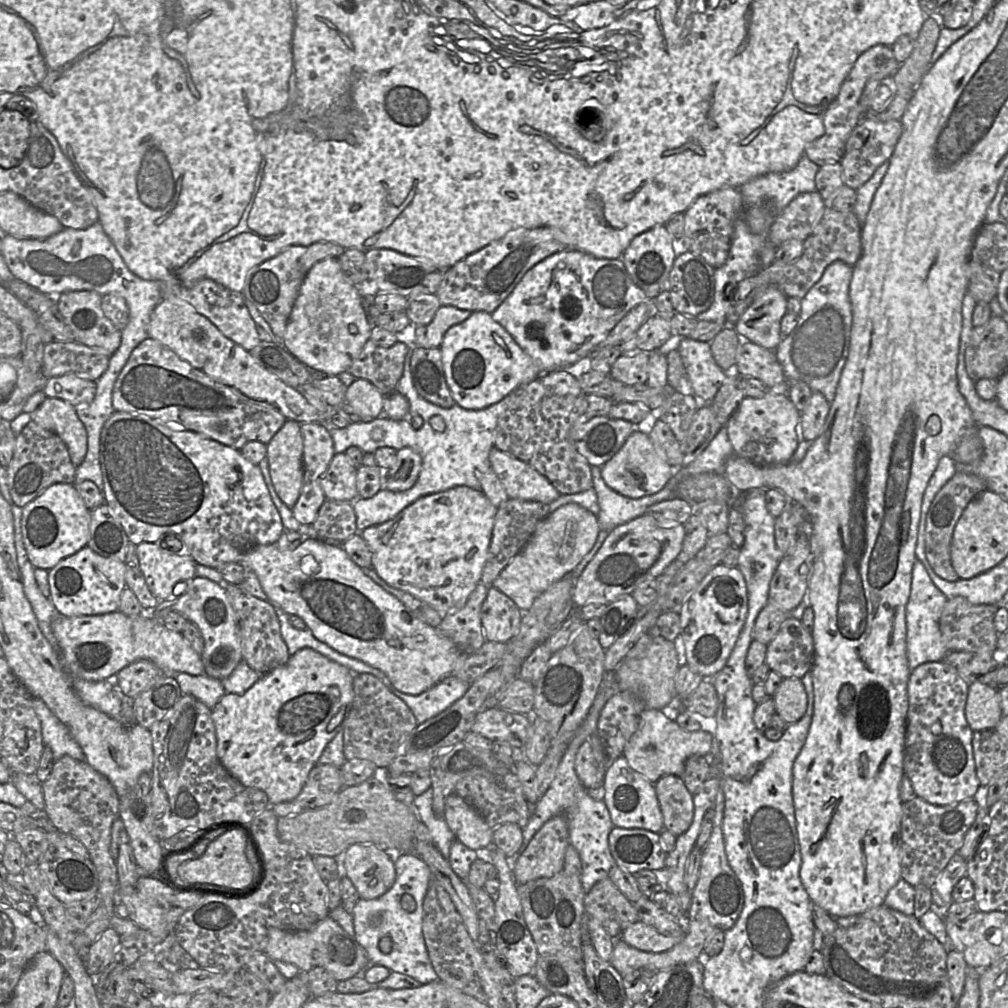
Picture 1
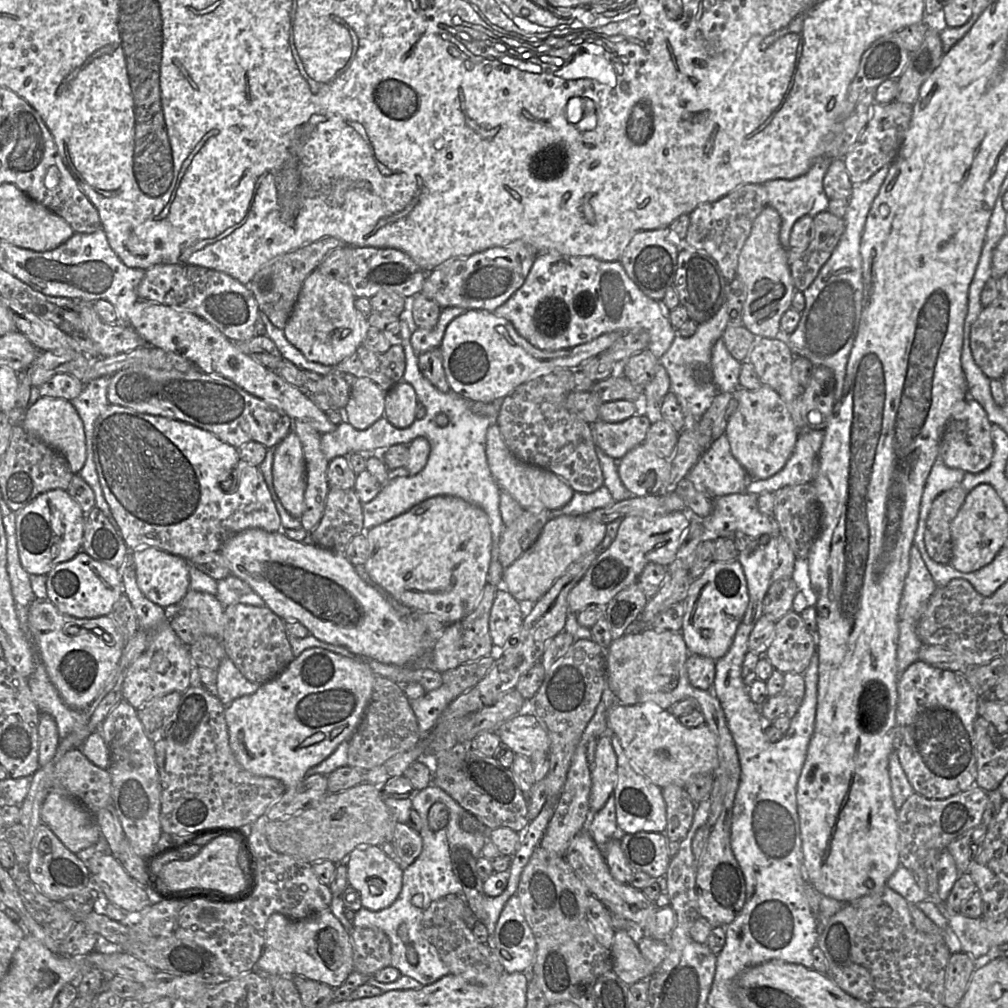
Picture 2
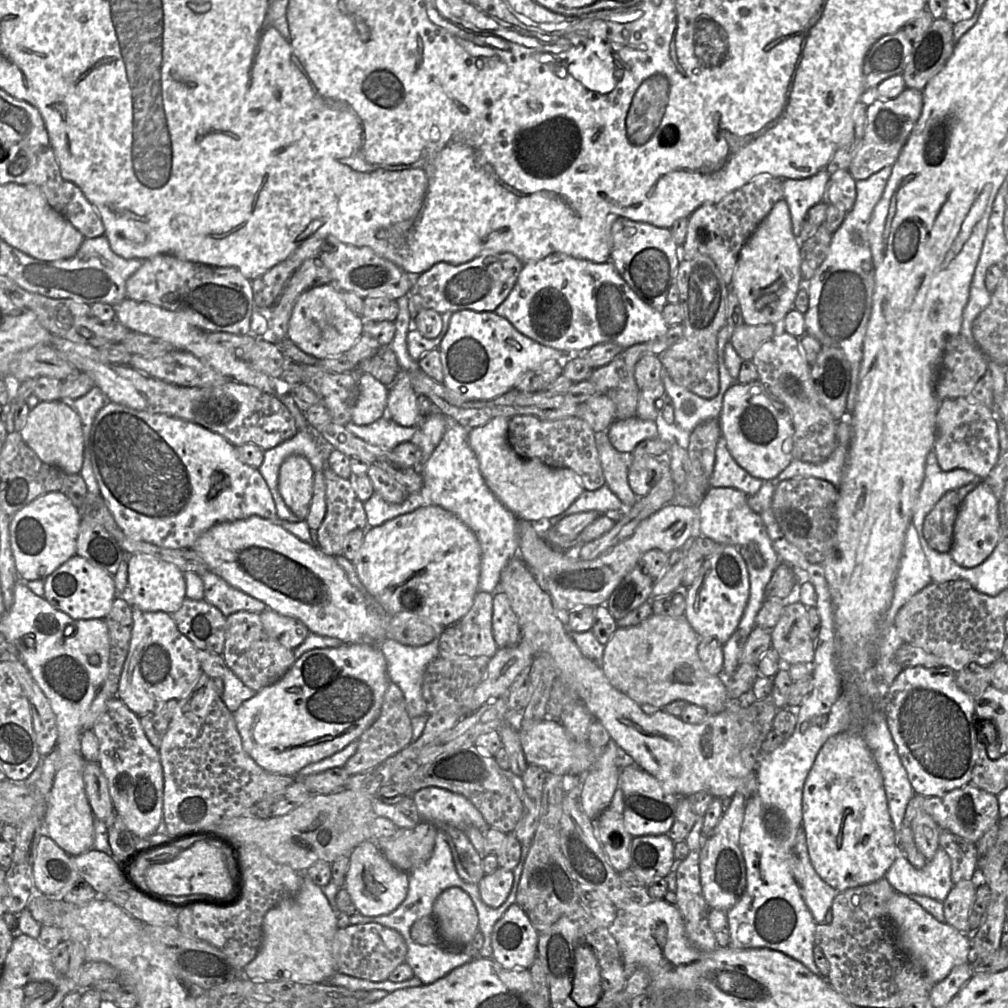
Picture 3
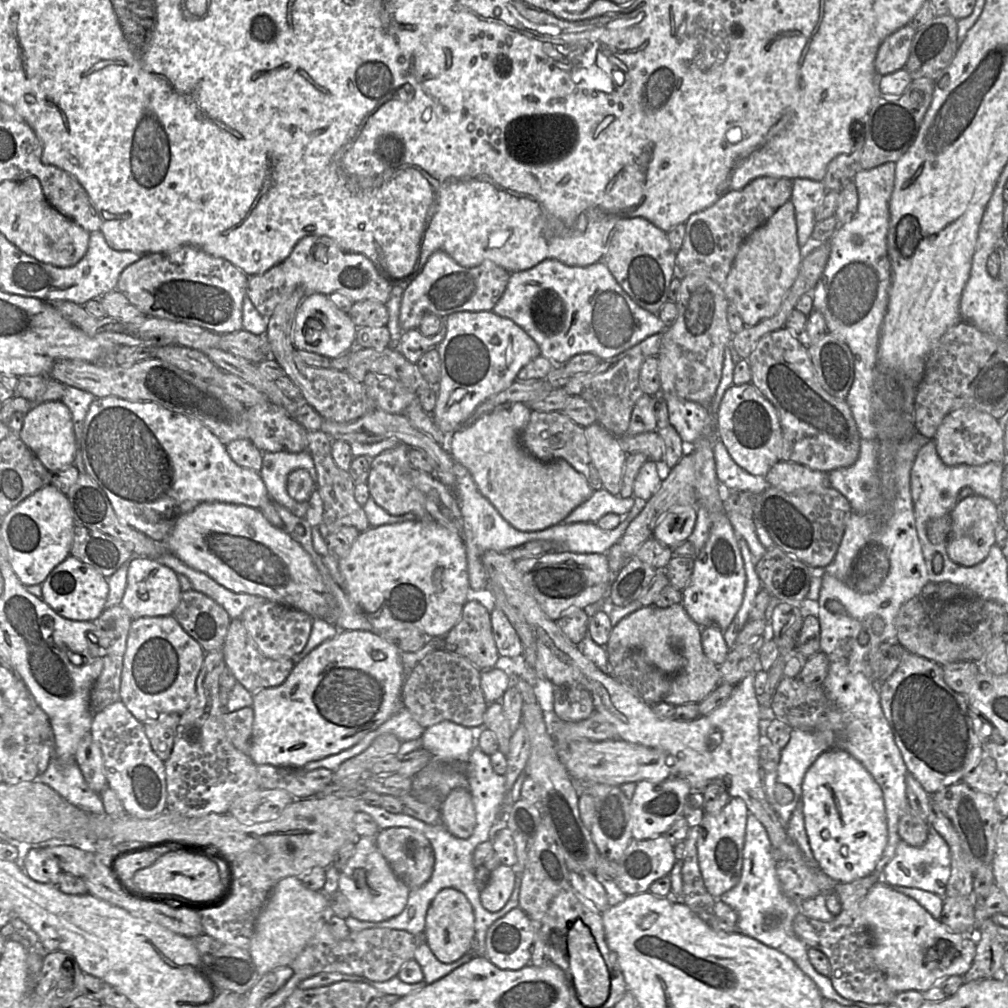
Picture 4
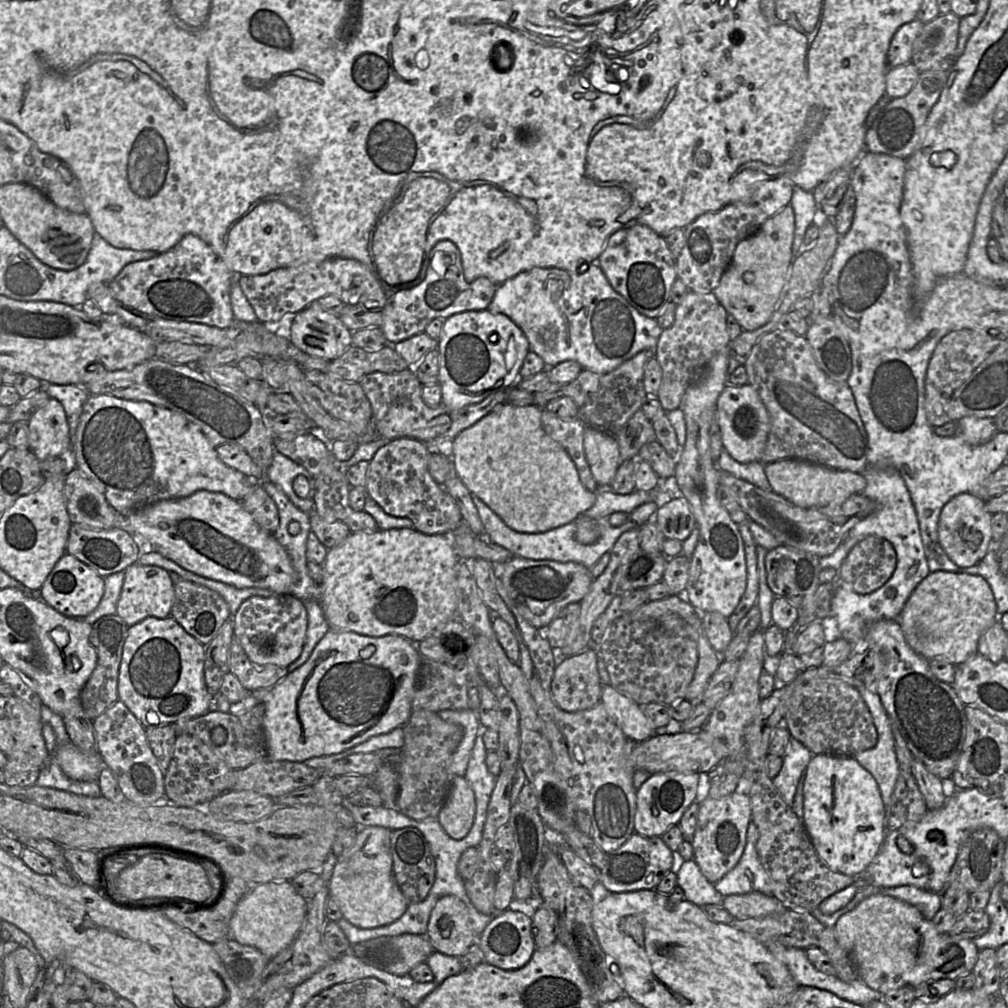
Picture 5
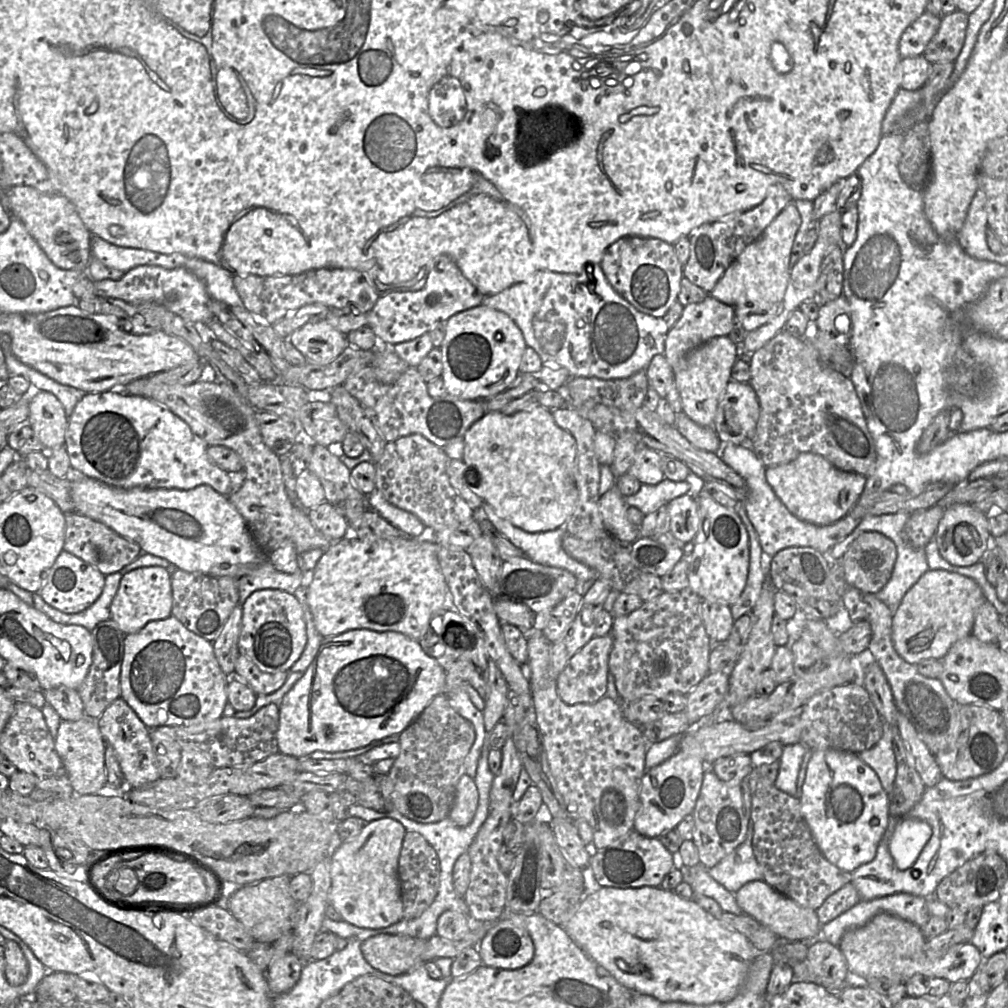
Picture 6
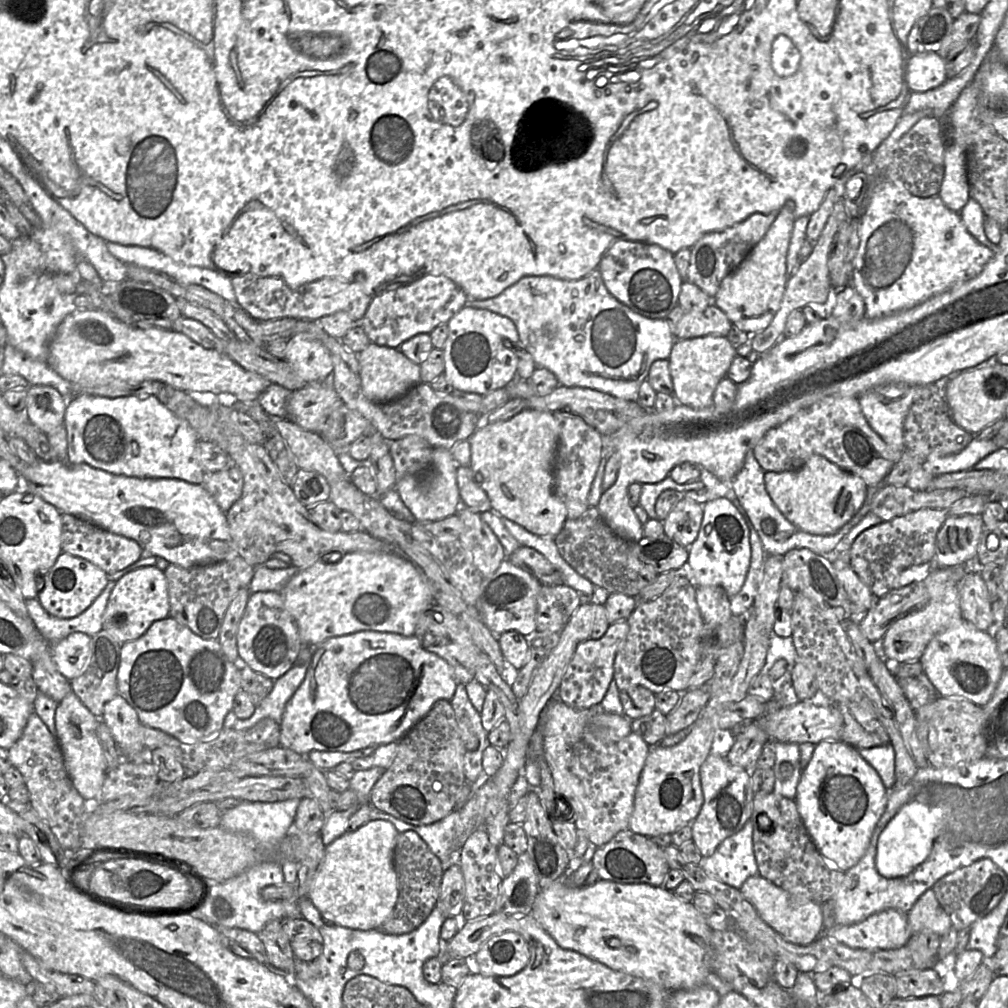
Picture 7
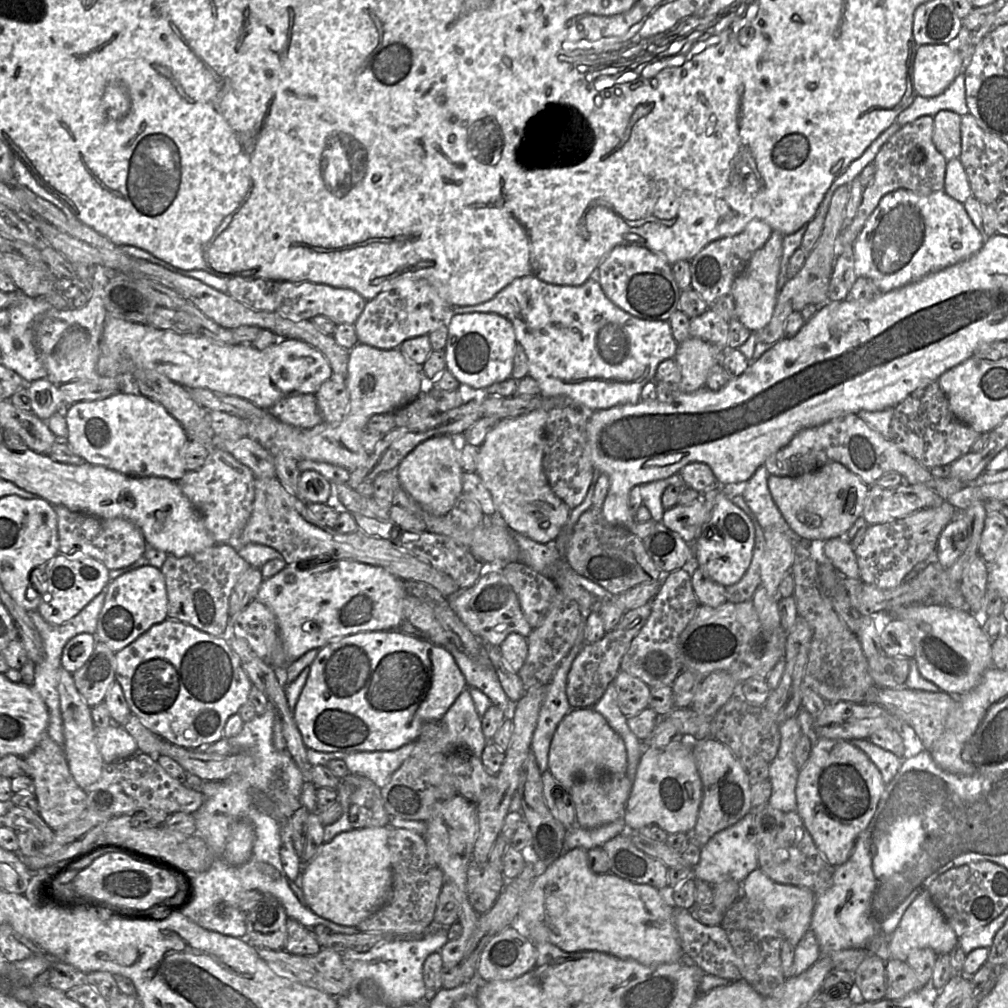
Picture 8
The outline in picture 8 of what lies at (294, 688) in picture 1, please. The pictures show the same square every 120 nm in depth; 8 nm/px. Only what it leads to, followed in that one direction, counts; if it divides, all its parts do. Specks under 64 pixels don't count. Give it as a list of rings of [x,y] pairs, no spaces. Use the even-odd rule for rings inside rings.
[[[397,630],[358,632],[331,641],[319,649],[310,665],[310,672],[293,710],[295,723],[302,735],[304,745],[320,752],[391,751],[413,742],[420,734],[422,725],[428,721],[440,721],[461,692],[468,688],[454,657],[442,646],[427,639],[404,634]]]

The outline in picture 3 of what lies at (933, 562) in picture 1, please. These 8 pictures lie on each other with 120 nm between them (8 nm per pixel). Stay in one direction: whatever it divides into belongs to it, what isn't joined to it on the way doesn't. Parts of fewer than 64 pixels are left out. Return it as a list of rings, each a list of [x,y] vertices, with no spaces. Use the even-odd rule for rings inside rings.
[[[946,492],[923,522],[923,535],[933,550],[940,553],[950,551],[953,542],[953,526],[962,503],[958,492]]]

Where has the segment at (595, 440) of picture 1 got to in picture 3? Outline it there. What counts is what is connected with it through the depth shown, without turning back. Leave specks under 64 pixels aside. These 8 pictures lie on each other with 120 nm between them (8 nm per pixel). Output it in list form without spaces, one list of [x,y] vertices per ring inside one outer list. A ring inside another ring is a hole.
[[[633,416],[615,420],[607,429],[607,435],[613,447],[629,458],[638,443],[659,437],[659,430],[655,421]]]

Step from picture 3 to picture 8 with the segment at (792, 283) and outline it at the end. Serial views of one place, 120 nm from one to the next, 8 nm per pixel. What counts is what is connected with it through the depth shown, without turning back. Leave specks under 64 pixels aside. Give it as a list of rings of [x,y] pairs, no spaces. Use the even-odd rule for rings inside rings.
[[[772,231],[765,245],[751,257],[745,269],[736,277],[732,285],[736,319],[748,330],[758,332],[771,320],[778,295],[778,275],[782,257],[783,235]]]

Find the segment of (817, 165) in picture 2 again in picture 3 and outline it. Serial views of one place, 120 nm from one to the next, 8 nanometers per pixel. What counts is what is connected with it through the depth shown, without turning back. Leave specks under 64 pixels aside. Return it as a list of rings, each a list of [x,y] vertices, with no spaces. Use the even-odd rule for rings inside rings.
[[[826,169],[805,179],[782,179],[783,200],[786,201],[794,236],[798,239],[807,211],[816,204],[826,201],[830,174]]]

